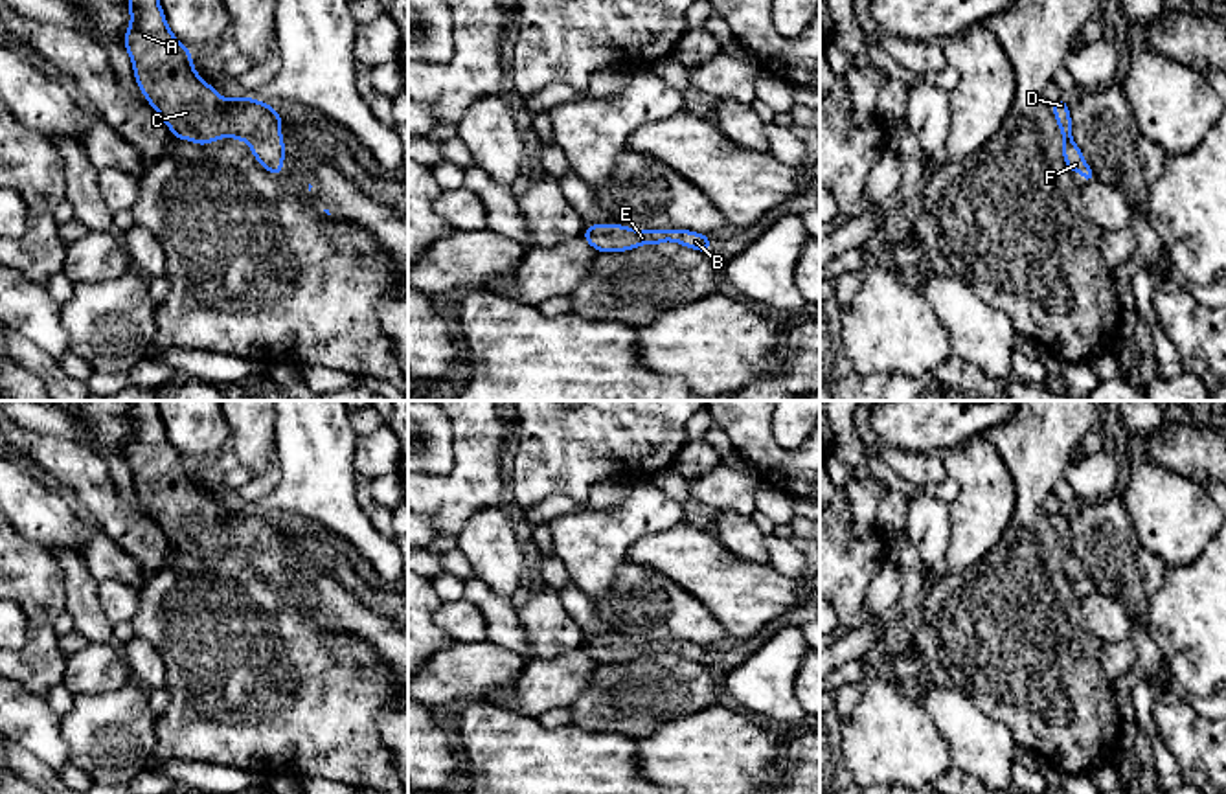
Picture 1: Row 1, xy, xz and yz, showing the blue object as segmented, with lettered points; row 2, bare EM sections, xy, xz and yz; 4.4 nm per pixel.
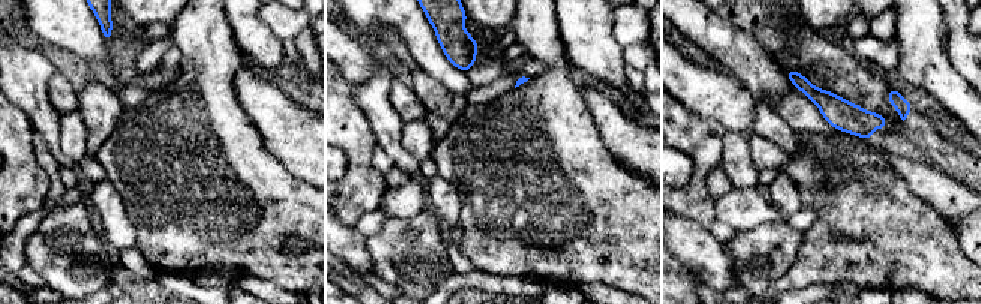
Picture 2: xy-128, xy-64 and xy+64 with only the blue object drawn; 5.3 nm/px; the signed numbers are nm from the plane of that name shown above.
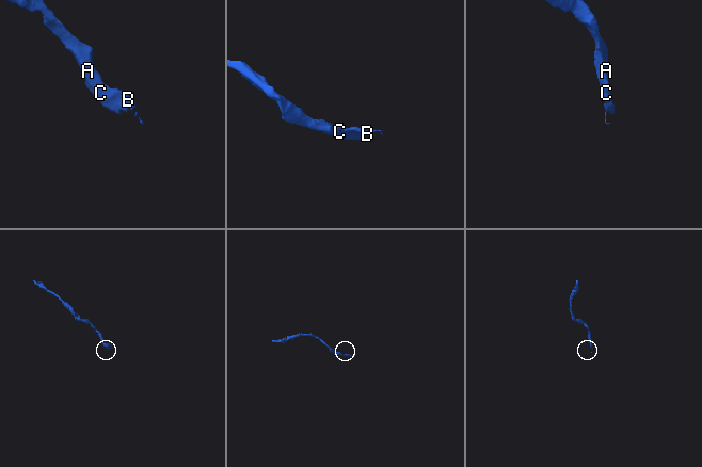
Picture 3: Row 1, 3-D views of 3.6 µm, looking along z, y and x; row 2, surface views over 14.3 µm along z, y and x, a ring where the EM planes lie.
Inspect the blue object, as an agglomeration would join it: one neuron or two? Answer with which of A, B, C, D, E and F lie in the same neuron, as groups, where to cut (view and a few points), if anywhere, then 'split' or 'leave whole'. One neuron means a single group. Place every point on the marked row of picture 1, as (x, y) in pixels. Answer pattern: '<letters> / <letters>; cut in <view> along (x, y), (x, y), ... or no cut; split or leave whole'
A B C D E F; no cut; leave whole

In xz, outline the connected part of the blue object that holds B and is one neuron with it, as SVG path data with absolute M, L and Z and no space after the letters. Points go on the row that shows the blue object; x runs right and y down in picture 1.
M592 224L583 237L597 252L623 252L640 244L660 244L664 241L675 241L704 254L709 252L709 235L693 233L689 230L632 230L621 224Z

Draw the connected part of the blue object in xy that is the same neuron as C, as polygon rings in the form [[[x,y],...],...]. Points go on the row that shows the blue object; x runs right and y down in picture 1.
[[[129,0],[131,26],[123,37],[132,61],[136,83],[149,105],[162,116],[175,138],[206,145],[232,136],[248,142],[255,160],[272,175],[283,171],[285,143],[281,116],[254,97],[224,99],[204,83],[193,68],[191,51],[171,33],[160,0]]]

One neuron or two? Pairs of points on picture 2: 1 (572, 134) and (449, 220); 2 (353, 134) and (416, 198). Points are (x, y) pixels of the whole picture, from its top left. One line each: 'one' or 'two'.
1: two
2: two

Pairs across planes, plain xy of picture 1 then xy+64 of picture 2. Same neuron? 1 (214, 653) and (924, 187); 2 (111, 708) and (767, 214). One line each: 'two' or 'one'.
1: two
2: two

